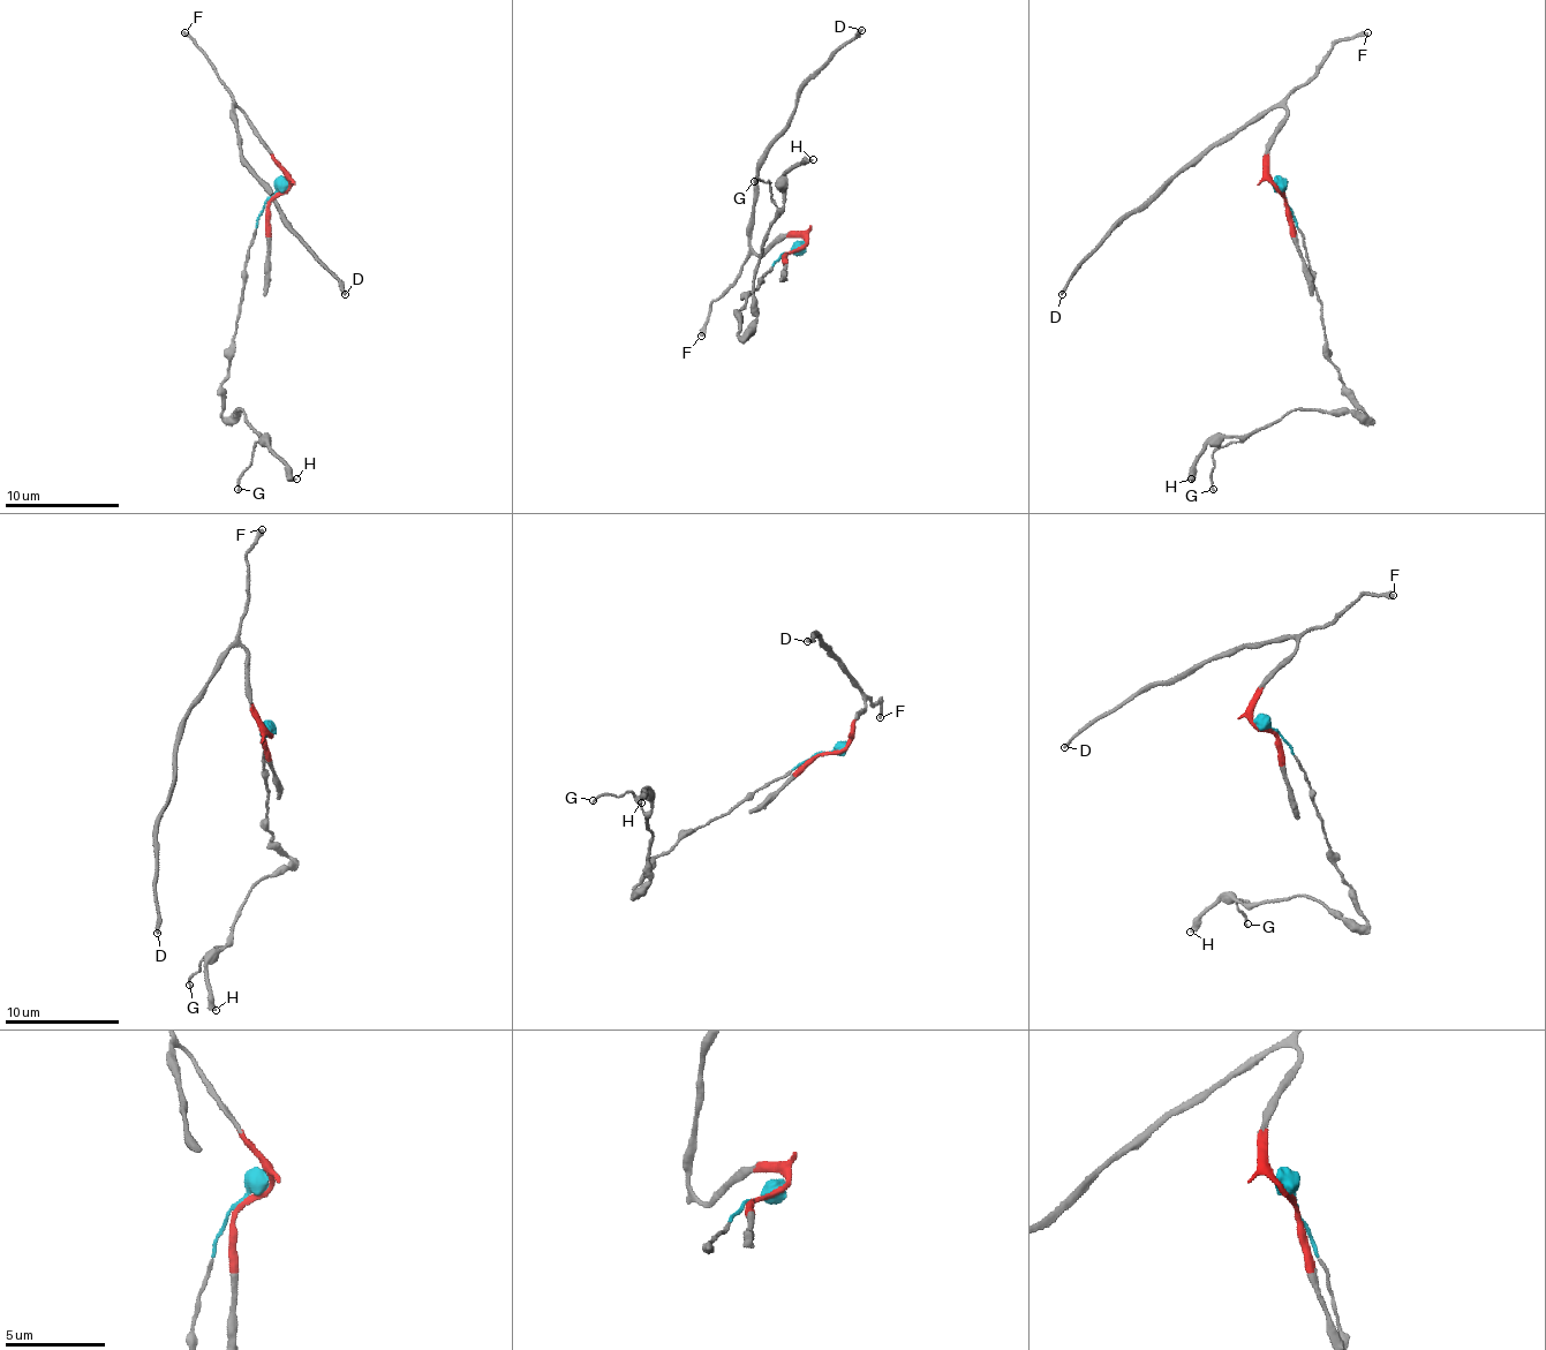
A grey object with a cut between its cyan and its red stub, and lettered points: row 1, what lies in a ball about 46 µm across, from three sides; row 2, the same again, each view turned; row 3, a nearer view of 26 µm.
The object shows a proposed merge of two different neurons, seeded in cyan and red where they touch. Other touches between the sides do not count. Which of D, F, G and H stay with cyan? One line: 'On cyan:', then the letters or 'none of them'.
On cyan: G, H

